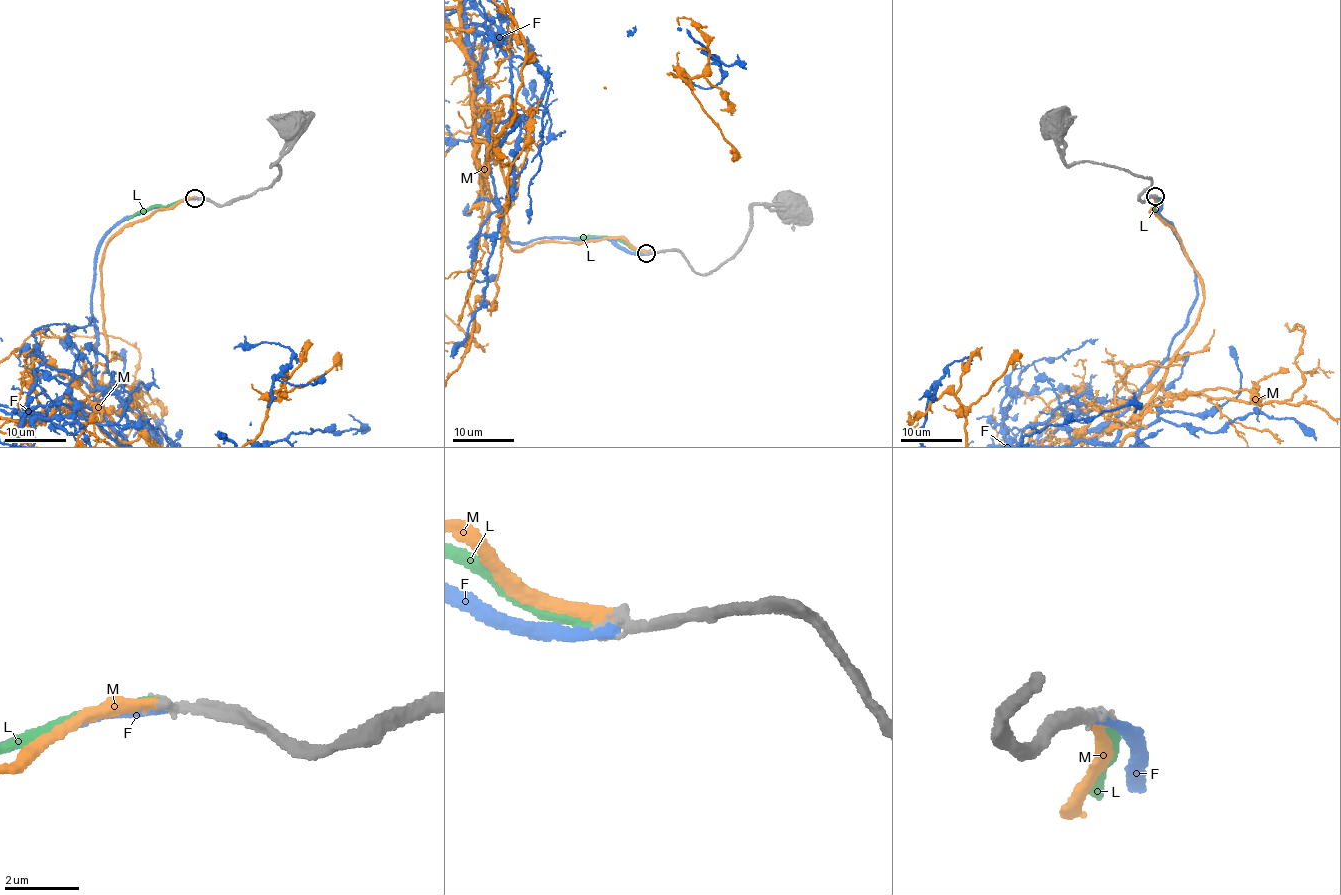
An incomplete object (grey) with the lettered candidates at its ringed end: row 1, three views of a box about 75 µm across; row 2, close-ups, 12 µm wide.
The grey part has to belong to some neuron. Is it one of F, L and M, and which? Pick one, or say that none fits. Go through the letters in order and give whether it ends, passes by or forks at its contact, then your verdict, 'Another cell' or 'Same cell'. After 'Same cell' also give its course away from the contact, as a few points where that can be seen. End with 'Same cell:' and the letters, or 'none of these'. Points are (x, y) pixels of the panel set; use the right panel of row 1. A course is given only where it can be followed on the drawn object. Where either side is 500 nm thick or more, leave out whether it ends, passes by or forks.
F: It ends there. Same cell
L: It ends there. Another cell
M: It ends there. Another cell
Same cell: F

